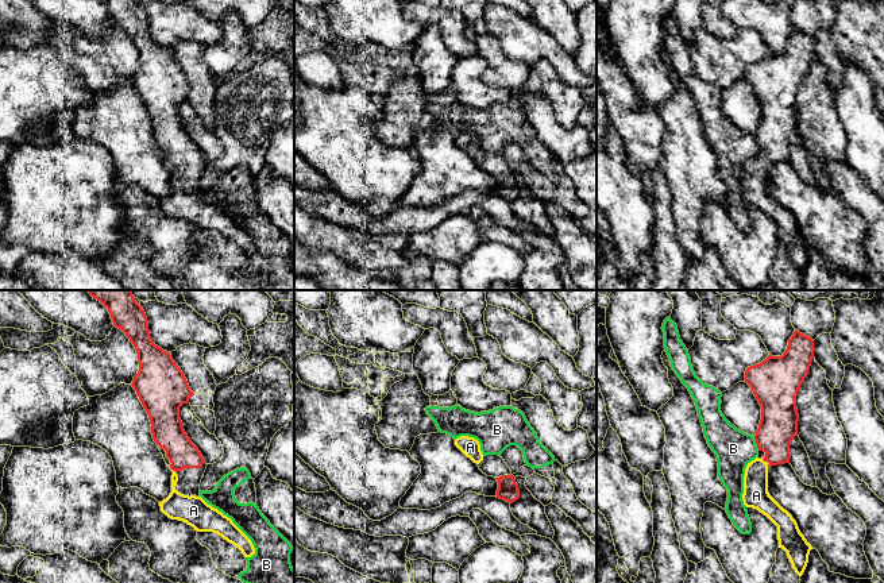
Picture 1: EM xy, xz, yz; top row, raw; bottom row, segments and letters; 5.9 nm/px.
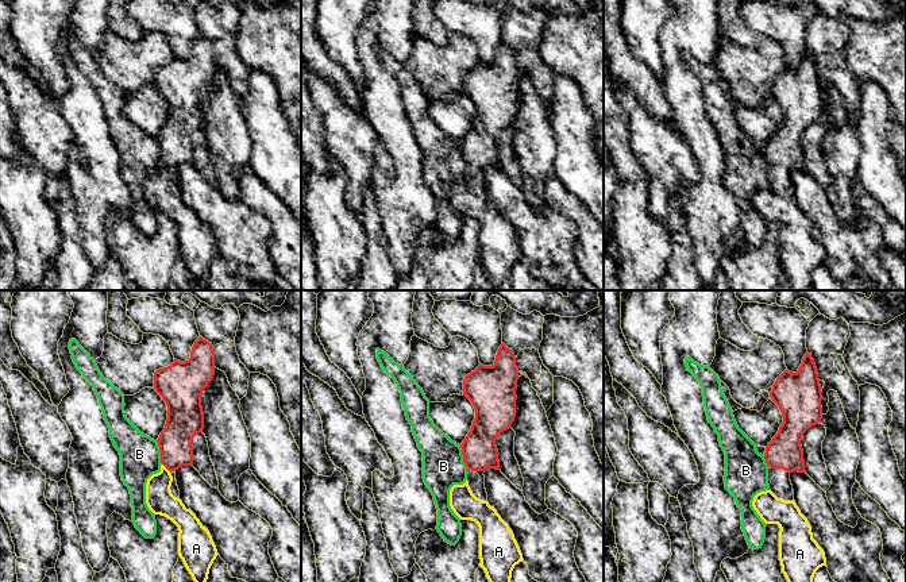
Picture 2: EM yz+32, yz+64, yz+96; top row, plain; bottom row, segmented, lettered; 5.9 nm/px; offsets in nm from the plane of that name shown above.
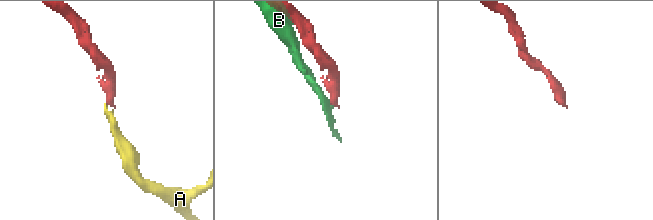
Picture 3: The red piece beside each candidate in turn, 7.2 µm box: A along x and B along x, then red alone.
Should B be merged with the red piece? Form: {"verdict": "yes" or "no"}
{"verdict": "no"}

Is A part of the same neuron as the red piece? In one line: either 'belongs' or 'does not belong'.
belongs

